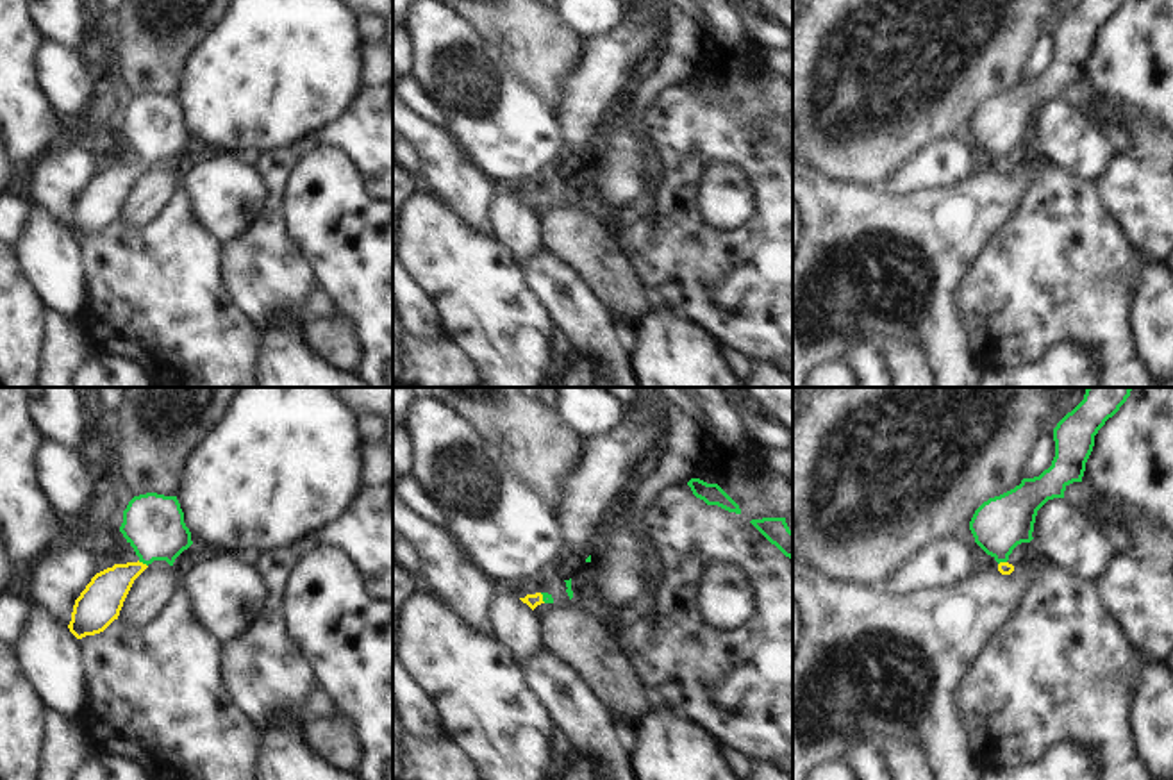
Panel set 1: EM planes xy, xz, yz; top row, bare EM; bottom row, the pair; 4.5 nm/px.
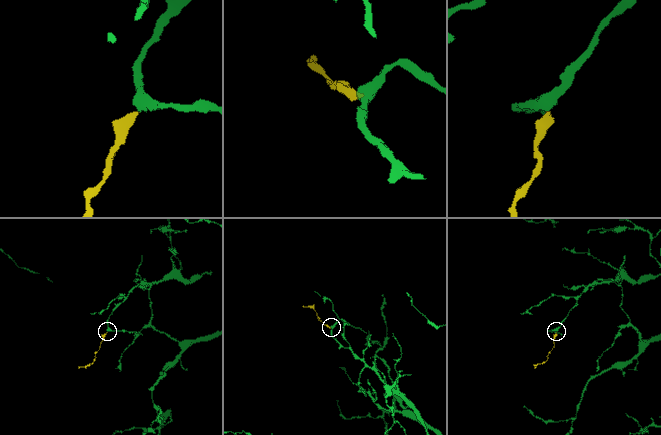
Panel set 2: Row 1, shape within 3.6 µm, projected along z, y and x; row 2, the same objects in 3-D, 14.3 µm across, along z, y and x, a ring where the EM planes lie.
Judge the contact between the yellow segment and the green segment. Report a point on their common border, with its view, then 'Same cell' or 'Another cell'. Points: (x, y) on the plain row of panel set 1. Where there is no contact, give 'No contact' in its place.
Touches yellow at xy (141, 163). Same cell.

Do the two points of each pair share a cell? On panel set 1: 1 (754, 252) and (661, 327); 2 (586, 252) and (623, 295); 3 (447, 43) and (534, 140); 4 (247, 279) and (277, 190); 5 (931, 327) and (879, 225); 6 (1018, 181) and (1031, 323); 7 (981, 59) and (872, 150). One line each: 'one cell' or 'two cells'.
1: two cells
2: one cell
3: one cell
4: one cell
5: one cell
6: two cells
7: one cell

